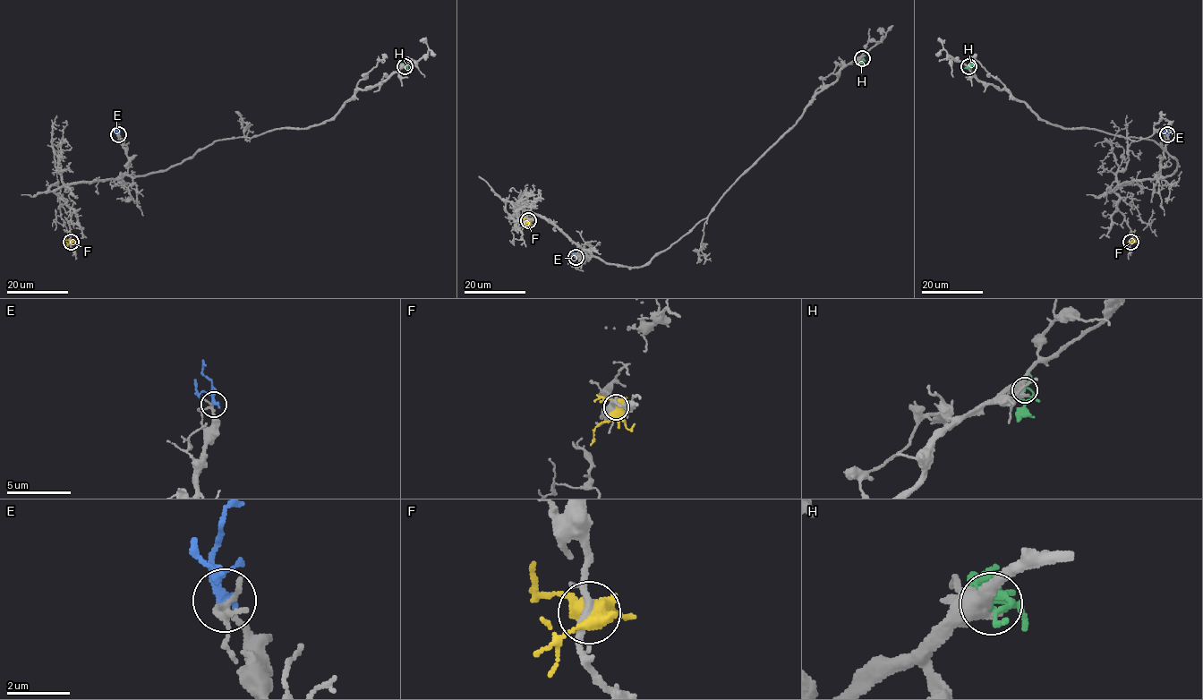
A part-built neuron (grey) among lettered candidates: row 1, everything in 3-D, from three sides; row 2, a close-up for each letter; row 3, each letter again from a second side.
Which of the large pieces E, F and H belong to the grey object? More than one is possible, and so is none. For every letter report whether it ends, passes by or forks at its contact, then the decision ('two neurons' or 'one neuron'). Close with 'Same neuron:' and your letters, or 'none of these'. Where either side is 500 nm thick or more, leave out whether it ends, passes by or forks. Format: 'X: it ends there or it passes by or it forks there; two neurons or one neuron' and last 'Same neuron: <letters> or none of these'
E: it forks there; one neuron
F: two neurons
H: it forks there; two neurons
Same neuron: E

